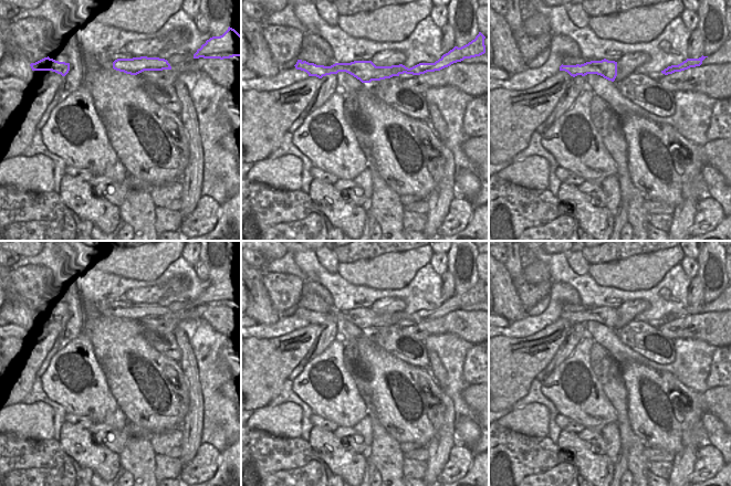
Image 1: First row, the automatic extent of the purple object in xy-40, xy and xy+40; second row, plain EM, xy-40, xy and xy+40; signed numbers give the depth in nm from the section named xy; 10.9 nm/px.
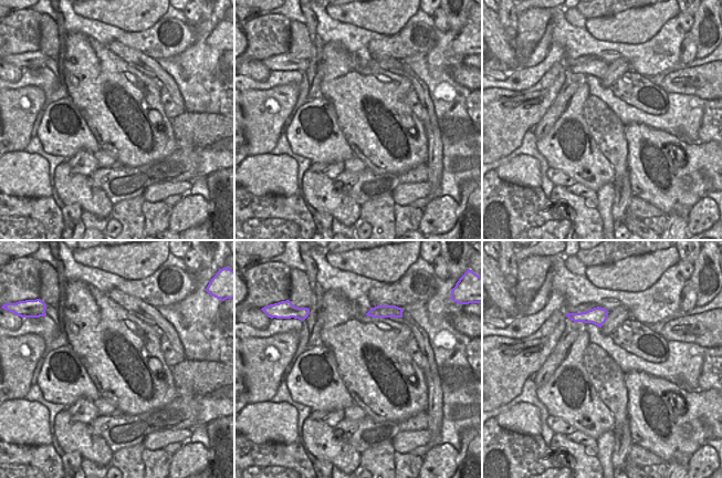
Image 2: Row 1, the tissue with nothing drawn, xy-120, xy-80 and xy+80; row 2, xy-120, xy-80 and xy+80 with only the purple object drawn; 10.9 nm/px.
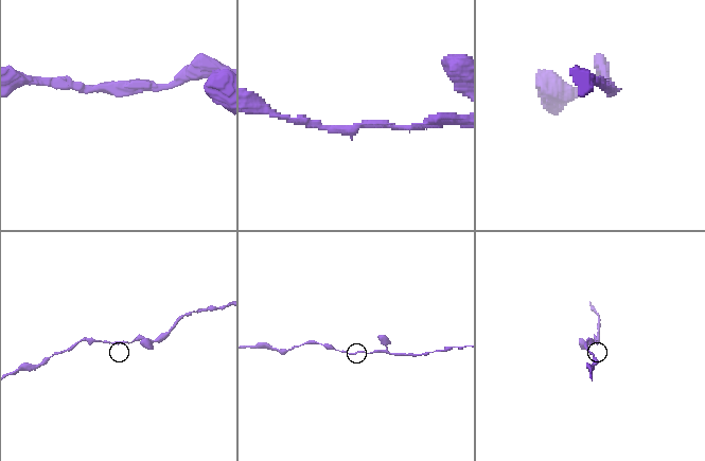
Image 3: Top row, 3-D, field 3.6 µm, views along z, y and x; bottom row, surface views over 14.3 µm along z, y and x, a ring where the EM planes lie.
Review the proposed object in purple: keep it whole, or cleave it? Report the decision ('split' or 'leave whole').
leave whole

